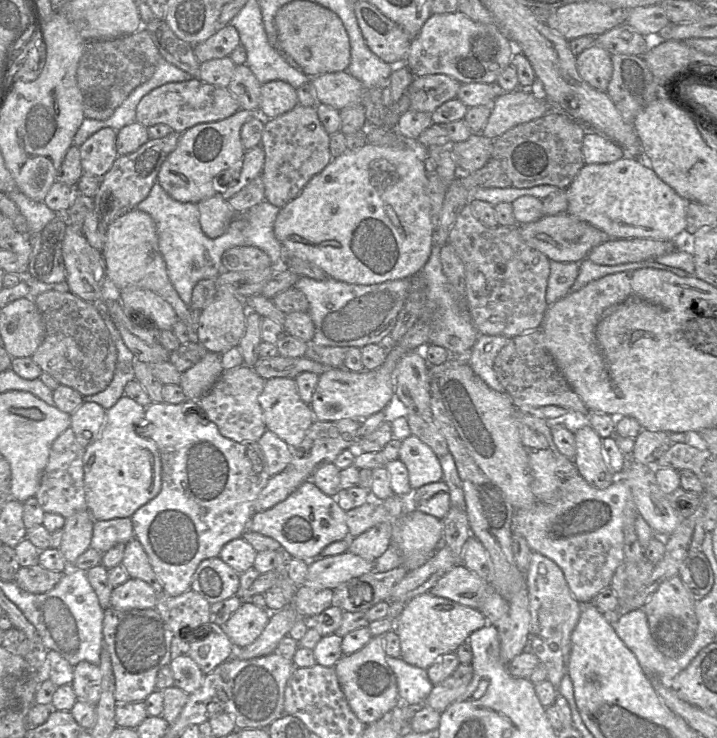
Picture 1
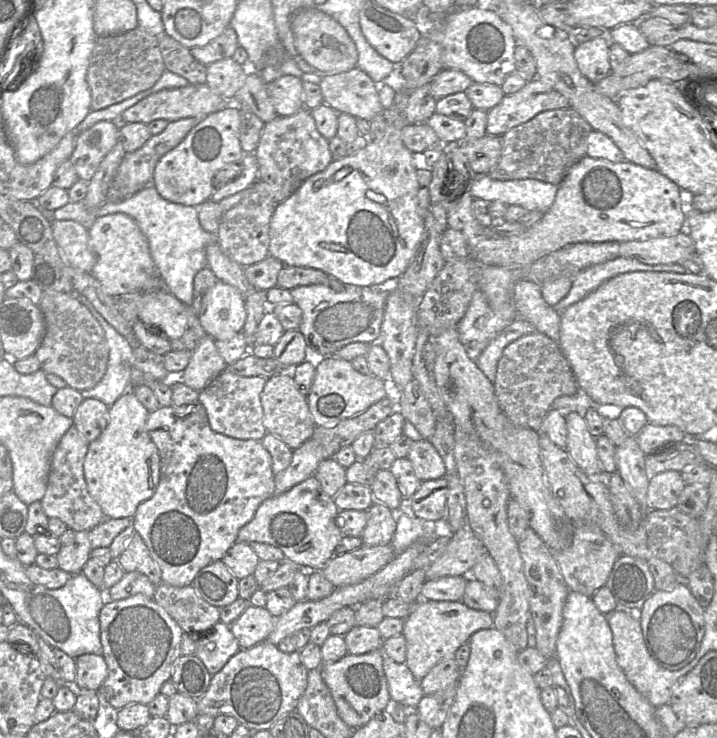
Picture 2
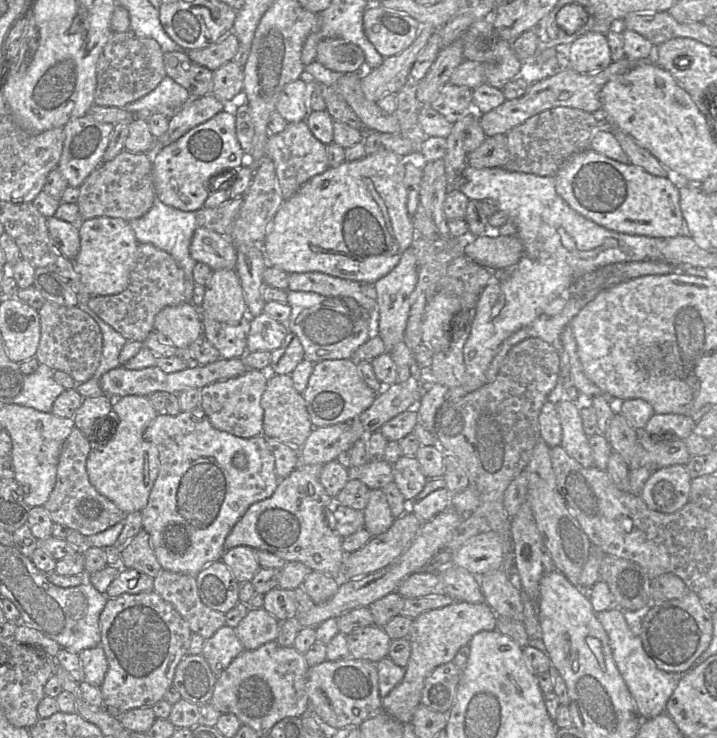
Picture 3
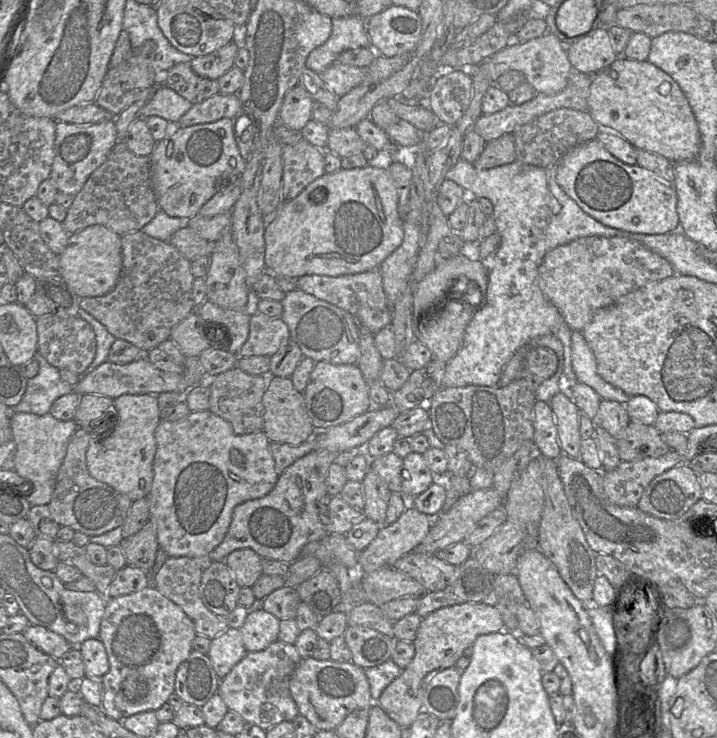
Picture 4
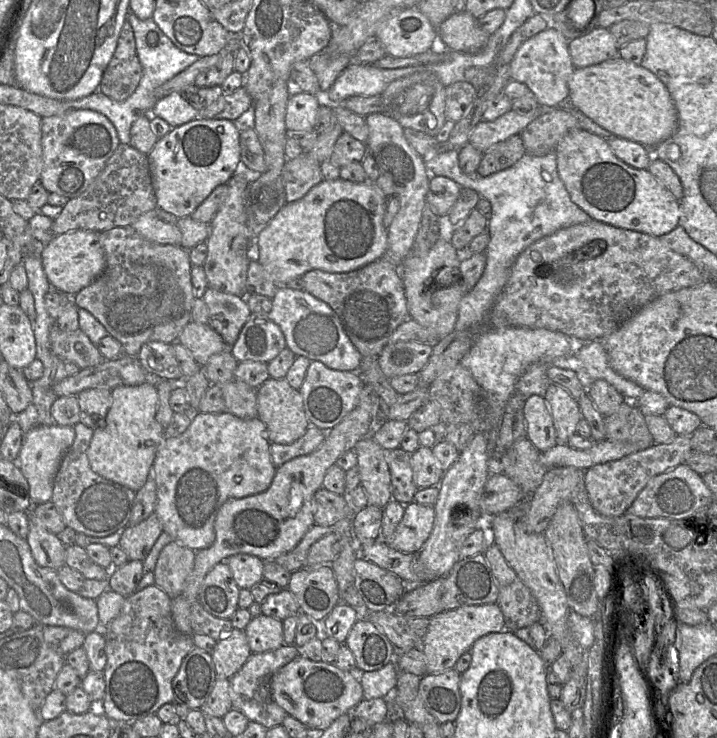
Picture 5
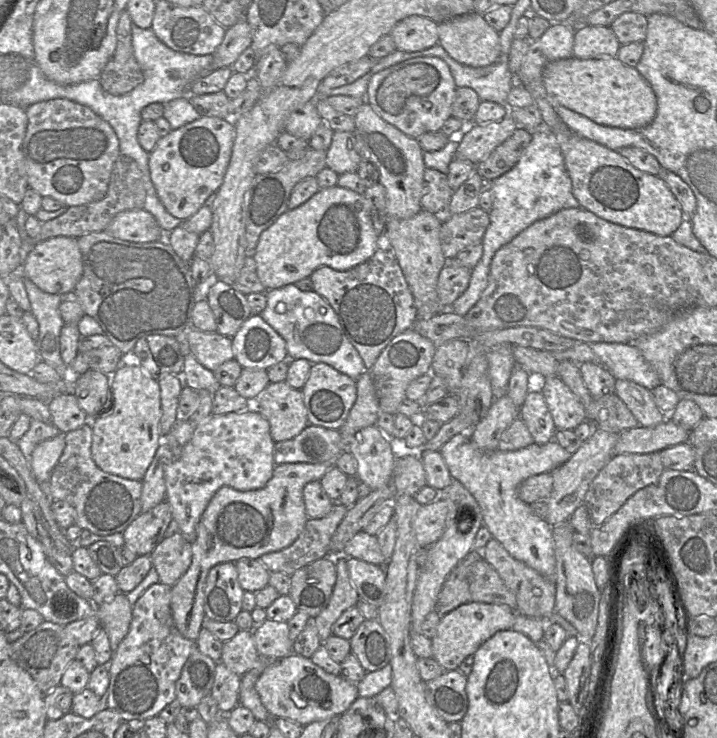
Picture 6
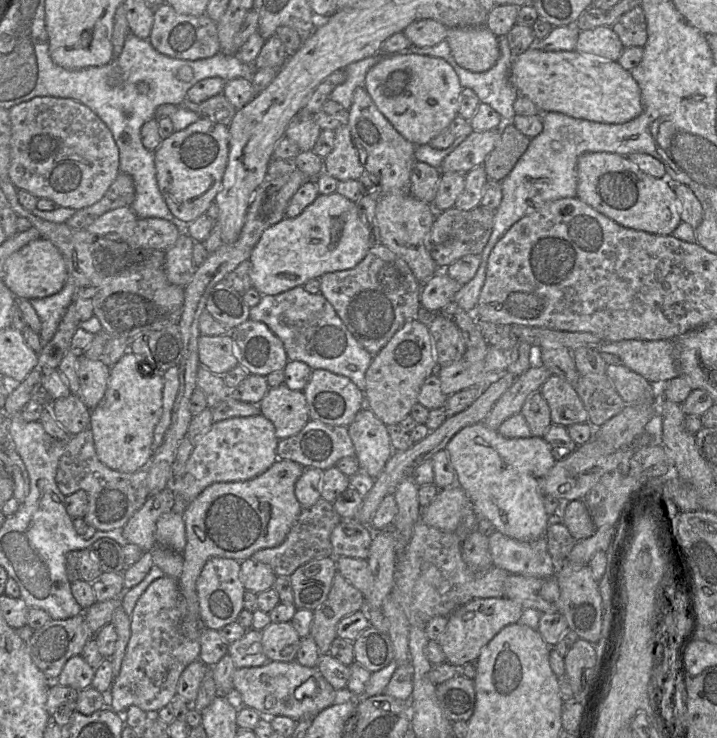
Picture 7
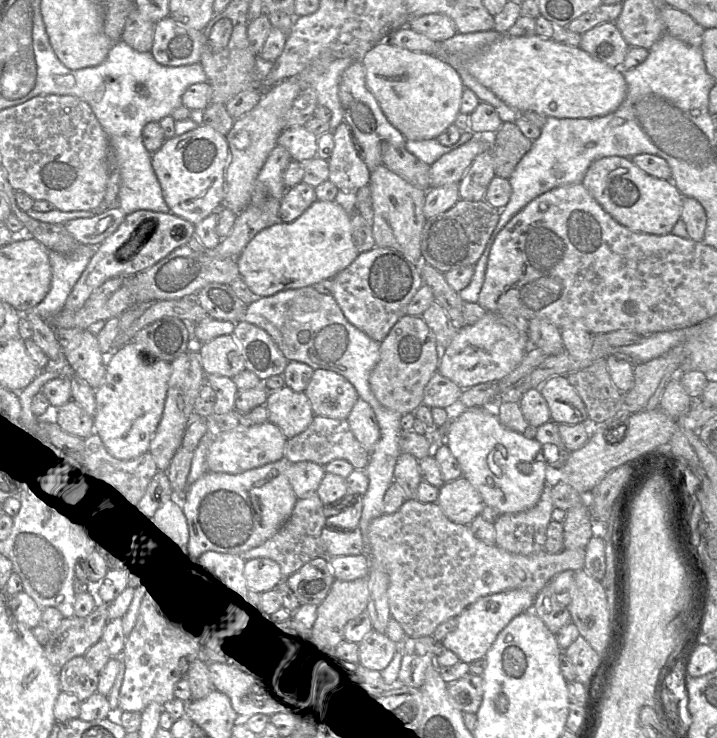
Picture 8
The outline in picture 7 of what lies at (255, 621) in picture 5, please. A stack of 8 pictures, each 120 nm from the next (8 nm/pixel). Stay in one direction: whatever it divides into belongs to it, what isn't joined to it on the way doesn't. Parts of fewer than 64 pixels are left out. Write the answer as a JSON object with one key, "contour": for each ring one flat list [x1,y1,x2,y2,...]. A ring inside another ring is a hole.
{"contour":[[271,622,262,630,262,646,268,660,291,662,296,660,302,638,291,622]]}

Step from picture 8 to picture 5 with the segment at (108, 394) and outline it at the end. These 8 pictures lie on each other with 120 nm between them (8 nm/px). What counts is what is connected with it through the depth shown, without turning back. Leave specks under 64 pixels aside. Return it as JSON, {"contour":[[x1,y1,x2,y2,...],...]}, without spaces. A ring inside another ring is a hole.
{"contour":[[144,383,137,386,117,386,111,390,112,404,105,419,98,419,99,427,94,429,87,450,91,469,98,475,124,485,134,492,140,490,147,481,157,451,164,439,163,426,157,421,158,391,155,385]]}

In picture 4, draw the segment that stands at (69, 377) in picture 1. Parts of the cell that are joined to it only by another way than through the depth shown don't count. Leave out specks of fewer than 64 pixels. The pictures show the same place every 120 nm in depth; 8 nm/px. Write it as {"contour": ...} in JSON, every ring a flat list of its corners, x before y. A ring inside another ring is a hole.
{"contour":[[52,313,37,317,37,351,57,369,83,375,96,355,97,343,92,326,80,316,61,318]]}

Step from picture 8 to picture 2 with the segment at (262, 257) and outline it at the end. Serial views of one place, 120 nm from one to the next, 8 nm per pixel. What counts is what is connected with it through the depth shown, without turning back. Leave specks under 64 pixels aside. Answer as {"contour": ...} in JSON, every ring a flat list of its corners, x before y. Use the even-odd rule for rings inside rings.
{"contour":[[398,88,393,107,384,111,386,128,381,140,369,142,355,154,332,161,324,171,306,179,288,199,277,204,270,222,269,256,284,266,323,271,346,286,384,288,403,275,425,233,424,220,418,213,416,159,401,139,406,125,404,108,402,89]]}

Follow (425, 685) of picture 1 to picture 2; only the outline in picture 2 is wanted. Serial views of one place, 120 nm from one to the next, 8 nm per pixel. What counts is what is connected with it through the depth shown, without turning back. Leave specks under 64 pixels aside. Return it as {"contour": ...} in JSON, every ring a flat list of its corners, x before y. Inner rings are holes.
{"contour":[[384,655,383,670,386,676,391,702,403,705,408,709,416,709,425,695,406,663,396,663]]}

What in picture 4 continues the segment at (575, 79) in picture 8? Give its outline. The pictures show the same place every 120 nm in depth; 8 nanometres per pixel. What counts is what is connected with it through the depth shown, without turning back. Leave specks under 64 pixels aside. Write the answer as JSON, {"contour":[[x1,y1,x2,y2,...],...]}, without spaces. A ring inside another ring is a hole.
{"contour":[[619,55,616,60,595,74,590,86,588,112,600,128,610,128,636,149,659,154,672,163,696,157,700,148,700,133,691,107,675,80,649,61,637,61]]}

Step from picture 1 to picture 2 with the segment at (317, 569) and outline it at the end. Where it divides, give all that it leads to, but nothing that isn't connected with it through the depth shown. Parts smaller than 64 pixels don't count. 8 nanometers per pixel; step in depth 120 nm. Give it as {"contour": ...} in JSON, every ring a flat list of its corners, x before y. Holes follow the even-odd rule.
{"contour":[[391,544,362,545,350,552,335,554,320,572,335,587,352,585,379,571,394,556]]}

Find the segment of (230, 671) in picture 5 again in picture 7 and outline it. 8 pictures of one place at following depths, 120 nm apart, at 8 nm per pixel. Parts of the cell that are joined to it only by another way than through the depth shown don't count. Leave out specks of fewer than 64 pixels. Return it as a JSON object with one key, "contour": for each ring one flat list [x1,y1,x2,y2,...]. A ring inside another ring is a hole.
{"contour":[[248,629,242,638,228,645,228,655,236,668,264,665,269,660,262,646,262,631]]}

